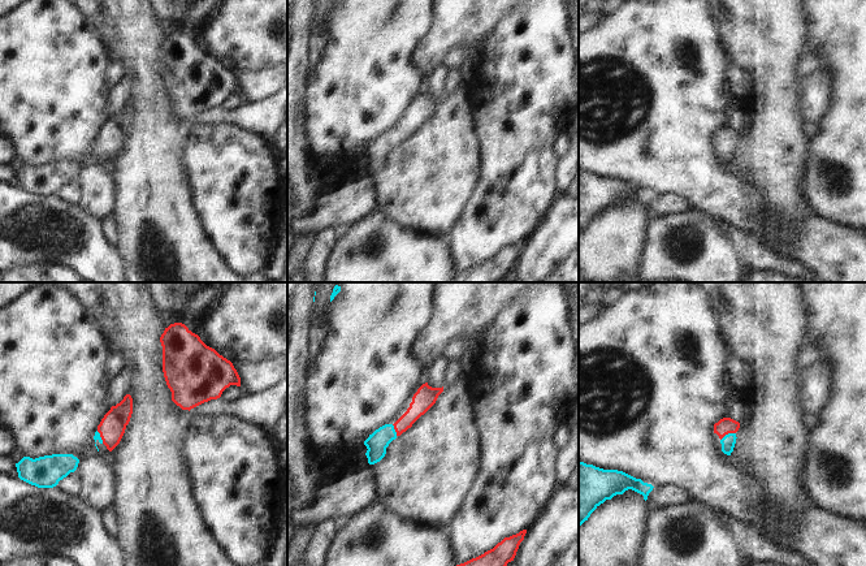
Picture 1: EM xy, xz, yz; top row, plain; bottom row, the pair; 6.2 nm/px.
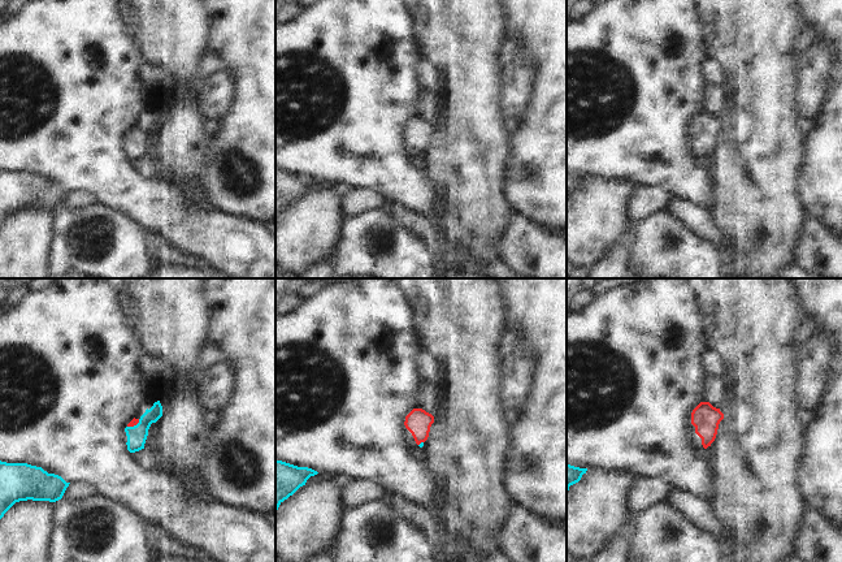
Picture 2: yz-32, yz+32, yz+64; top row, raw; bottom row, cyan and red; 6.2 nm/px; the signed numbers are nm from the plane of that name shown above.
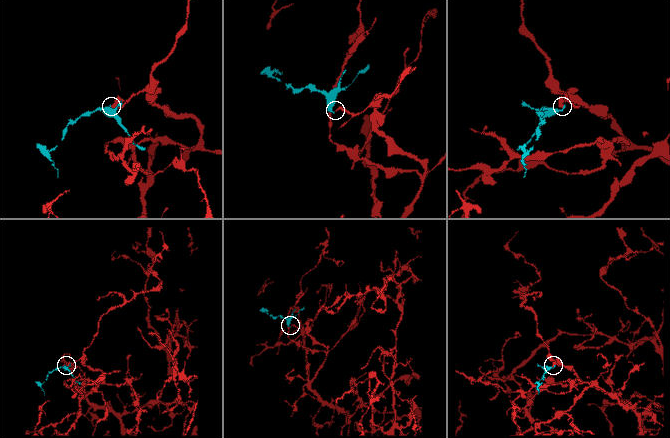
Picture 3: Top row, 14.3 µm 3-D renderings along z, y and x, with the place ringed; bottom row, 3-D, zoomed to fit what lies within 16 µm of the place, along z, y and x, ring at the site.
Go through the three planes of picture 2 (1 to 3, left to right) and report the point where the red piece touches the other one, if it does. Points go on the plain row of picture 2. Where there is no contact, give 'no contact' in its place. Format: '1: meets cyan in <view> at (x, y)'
1: meets cyan in yz-32 at (134, 134)
2: meets cyan in yz+32 at (420, 152)
3: no contact

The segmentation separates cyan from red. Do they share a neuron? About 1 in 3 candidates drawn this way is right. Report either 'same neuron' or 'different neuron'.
same neuron

